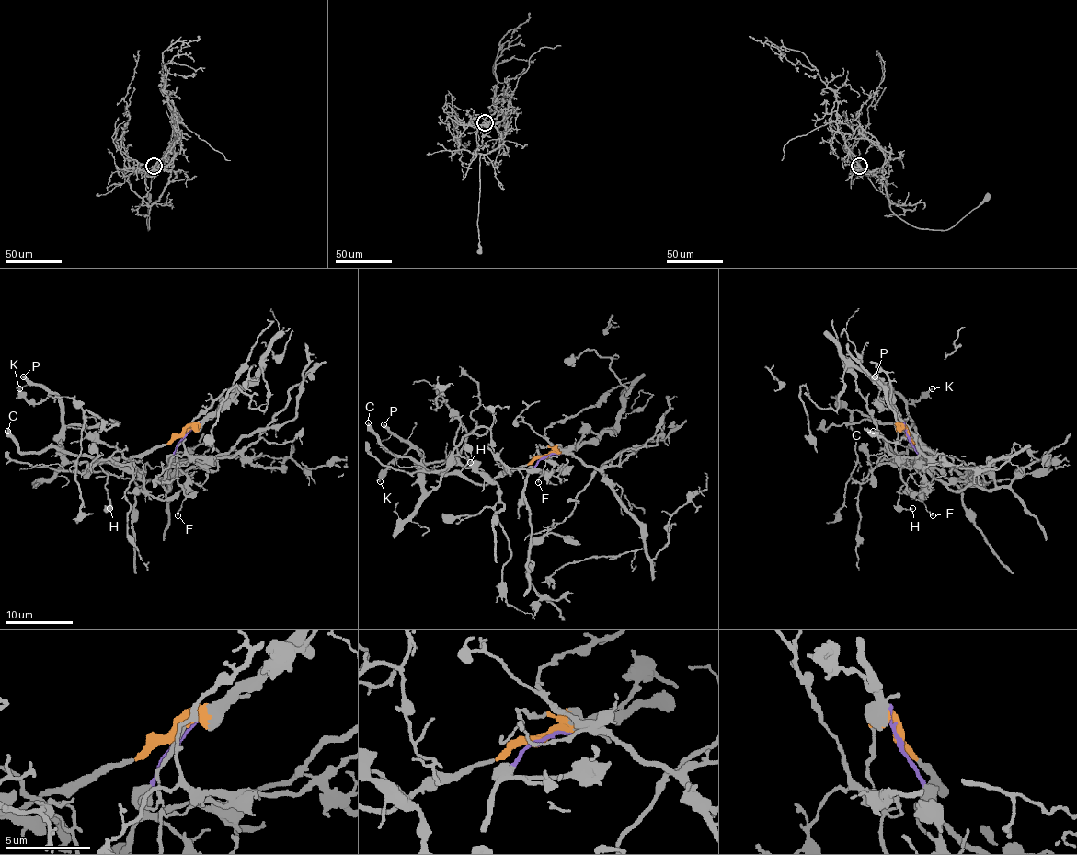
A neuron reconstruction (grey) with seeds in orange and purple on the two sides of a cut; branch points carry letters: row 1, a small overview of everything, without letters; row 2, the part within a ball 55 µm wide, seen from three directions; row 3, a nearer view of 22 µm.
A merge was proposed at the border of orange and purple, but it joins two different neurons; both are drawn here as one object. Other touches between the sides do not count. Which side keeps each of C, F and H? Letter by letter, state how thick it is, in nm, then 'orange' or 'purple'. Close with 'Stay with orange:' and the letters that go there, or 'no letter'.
C: 460 nm | orange
F: 130 nm | orange
H: 120 nm | orange
Stay with orange: C, F, H

